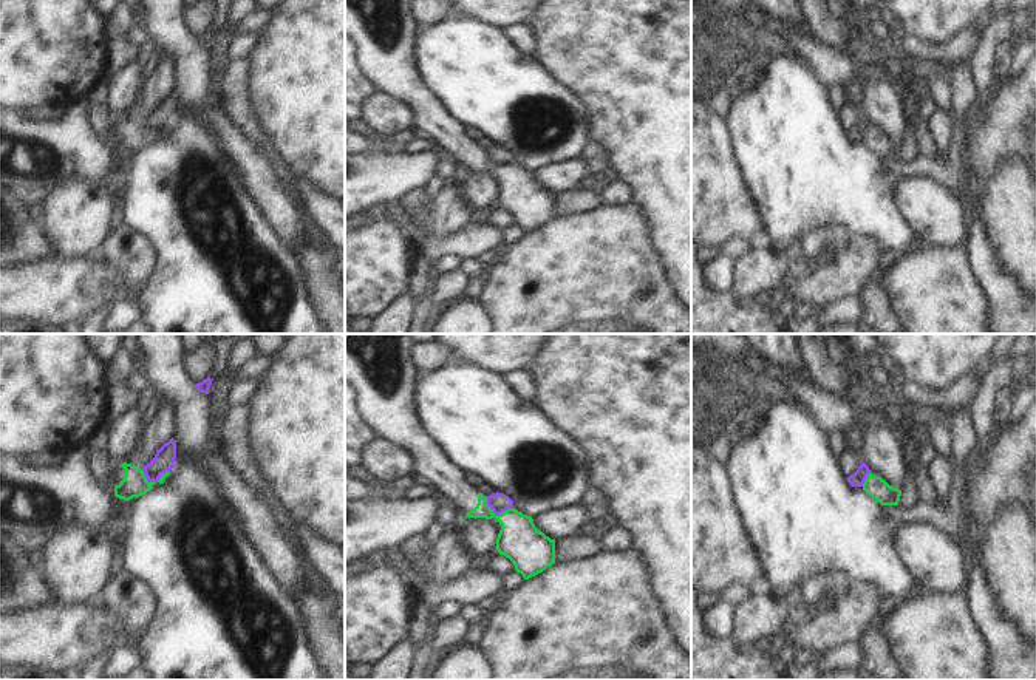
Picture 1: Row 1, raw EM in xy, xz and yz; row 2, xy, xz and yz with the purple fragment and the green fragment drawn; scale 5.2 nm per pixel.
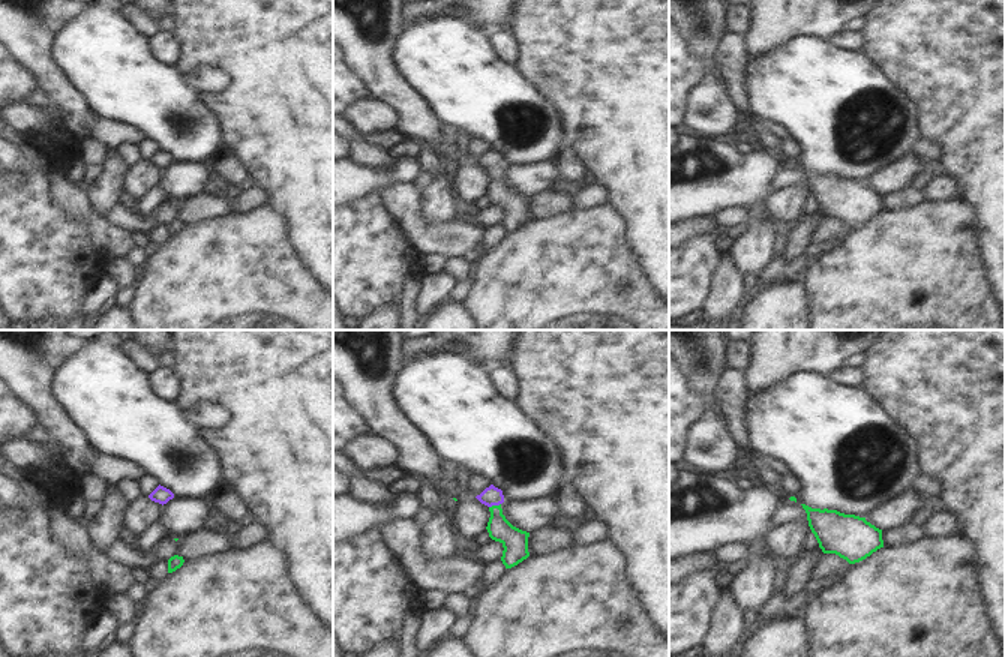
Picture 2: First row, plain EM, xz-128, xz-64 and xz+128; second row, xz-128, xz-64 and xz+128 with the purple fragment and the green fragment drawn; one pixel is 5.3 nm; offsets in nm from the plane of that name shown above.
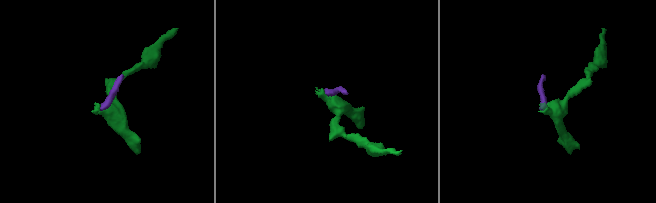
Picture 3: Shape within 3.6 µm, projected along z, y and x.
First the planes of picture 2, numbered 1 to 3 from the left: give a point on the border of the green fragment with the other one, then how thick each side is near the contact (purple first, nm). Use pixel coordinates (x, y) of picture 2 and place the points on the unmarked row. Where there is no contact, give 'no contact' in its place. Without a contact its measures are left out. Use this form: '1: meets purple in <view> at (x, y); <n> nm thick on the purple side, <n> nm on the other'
1: no contact
2: meets purple in xz-64 at (494, 168); 100 nm thick on the purple side, 140 nm on the other
3: no contact

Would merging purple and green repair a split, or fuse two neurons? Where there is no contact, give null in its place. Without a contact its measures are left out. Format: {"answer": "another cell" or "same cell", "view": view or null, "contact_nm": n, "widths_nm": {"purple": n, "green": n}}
{"answer": "another cell", "view": "xy", "contact_nm": 150, "widths_nm": {"purple": 110, "green": 140}}

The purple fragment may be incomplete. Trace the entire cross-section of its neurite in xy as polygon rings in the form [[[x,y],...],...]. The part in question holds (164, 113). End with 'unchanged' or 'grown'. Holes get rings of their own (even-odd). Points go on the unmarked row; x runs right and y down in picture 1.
[[[173,91],[165,96],[155,108],[155,111],[142,122],[148,136],[158,136],[159,131],[170,125],[176,113],[176,97]]]; unchanged

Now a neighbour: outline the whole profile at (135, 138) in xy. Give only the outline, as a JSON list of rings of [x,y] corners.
[[[113,117],[110,139],[114,150],[124,155],[139,151],[150,145],[156,136],[148,136],[144,125],[131,117]]]

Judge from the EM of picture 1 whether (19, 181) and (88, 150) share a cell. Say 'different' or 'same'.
same

